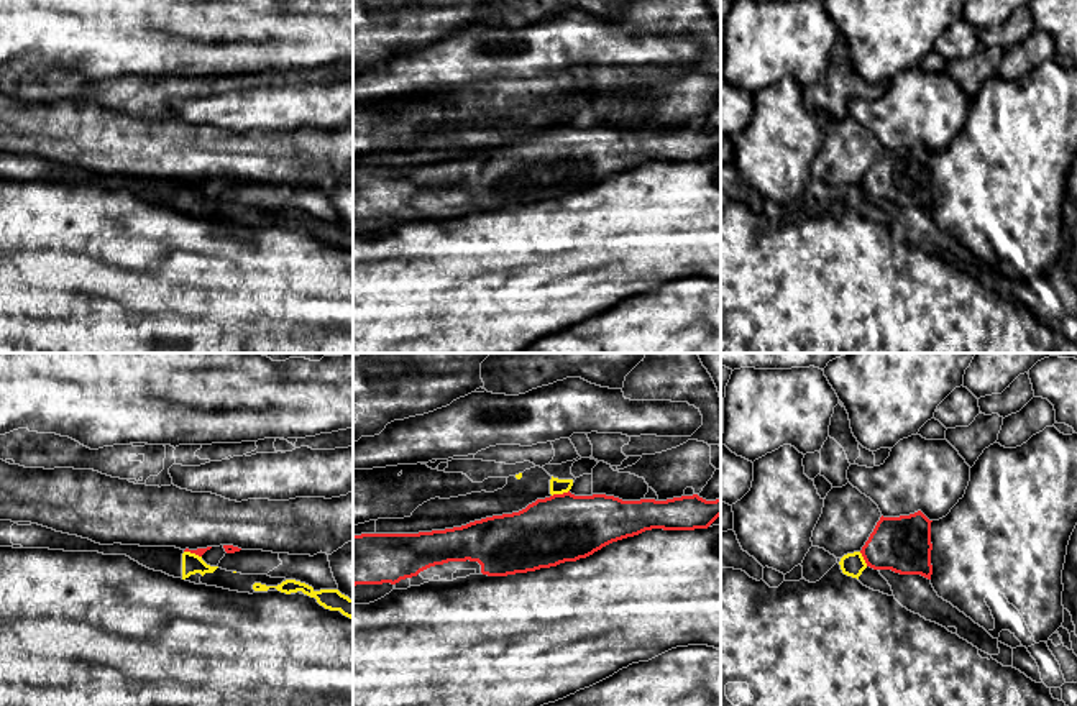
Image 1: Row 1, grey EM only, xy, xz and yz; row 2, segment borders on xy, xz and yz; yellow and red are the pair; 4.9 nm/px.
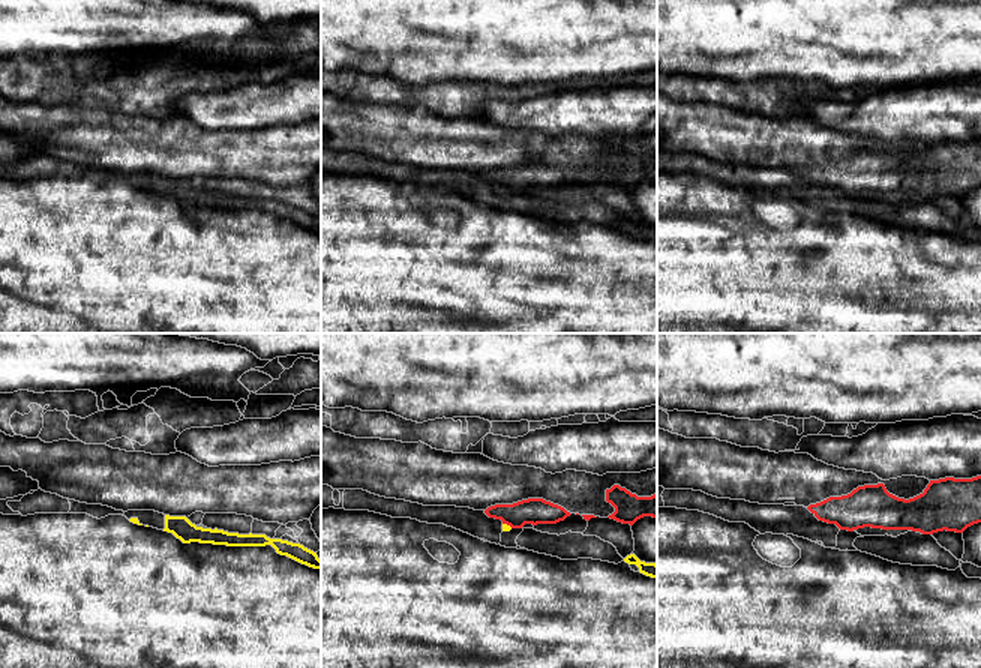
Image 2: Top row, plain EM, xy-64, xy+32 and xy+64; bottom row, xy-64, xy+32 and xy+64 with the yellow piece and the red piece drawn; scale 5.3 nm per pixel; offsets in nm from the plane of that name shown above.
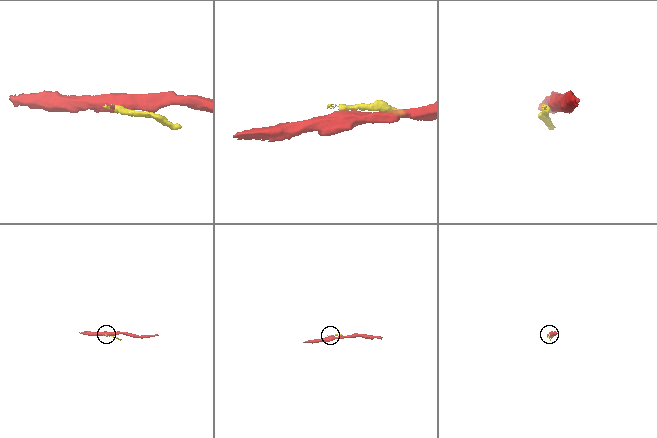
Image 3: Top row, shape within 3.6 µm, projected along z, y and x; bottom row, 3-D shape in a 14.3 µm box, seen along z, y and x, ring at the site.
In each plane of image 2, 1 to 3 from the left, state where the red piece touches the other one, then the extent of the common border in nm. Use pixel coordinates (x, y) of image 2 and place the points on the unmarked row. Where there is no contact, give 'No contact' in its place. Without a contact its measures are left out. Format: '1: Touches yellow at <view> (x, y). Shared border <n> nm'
1: No contact
2: Touches yellow at xy+32 (506, 188). Shared border 60 nm
3: No contact

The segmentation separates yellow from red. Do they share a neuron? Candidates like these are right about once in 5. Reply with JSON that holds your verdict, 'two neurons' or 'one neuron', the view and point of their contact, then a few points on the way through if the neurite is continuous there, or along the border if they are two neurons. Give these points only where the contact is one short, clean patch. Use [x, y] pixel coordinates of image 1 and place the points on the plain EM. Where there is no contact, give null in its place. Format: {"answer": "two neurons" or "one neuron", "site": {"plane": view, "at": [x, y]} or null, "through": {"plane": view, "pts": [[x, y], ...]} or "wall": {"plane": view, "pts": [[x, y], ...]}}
{"answer": "two neurons", "site": {"plane": "xz", "at": [560, 125]}, "wall": {"plane": "xz", "pts": [[568, 122], [552, 128]]}}

